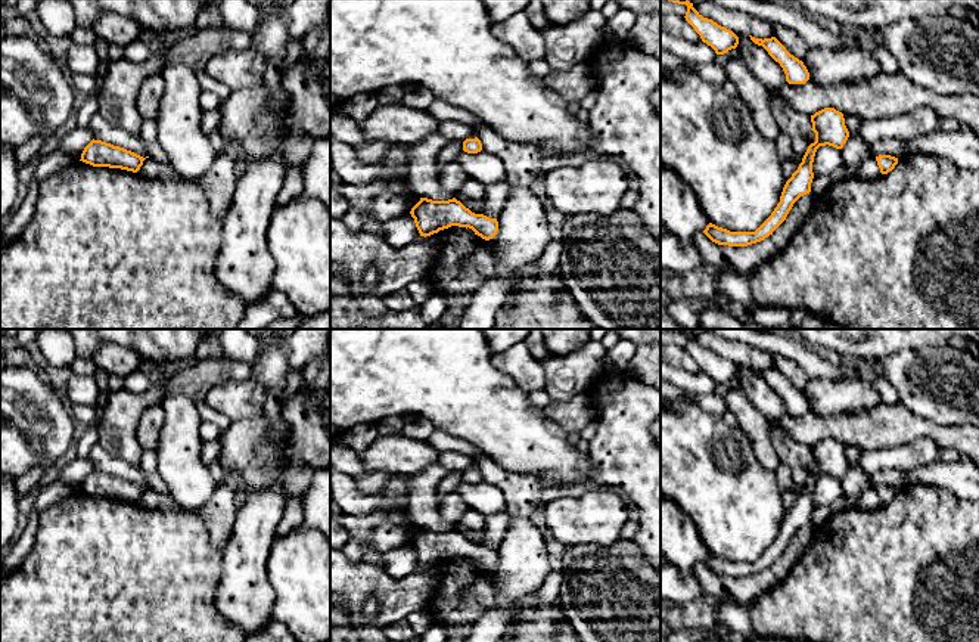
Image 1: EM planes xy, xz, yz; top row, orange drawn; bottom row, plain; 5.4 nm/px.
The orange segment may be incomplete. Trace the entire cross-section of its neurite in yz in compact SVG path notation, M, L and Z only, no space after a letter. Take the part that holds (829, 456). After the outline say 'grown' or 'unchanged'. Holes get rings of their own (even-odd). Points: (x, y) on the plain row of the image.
M824 438L815 443L811 446L811 453L811 460L815 463L815 472L808 477L798 500L786 512L780 533L771 546L755 562L730 562L709 553L703 564L712 573L728 577L748 577L764 571L786 550L793 534L801 527L811 522L811 514L814 509L812 493L817 480L826 475L842 480L849 468L843 444L835 438Z | unchanged

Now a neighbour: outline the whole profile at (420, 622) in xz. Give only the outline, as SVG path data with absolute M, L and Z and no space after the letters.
M426 610L414 611L407 617L407 621L413 627L417 638L422 636L432 624Z

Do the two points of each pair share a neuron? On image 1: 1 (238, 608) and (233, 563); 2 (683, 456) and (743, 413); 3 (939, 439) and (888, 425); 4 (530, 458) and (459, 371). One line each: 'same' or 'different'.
1: same
2: different
3: same
4: same

